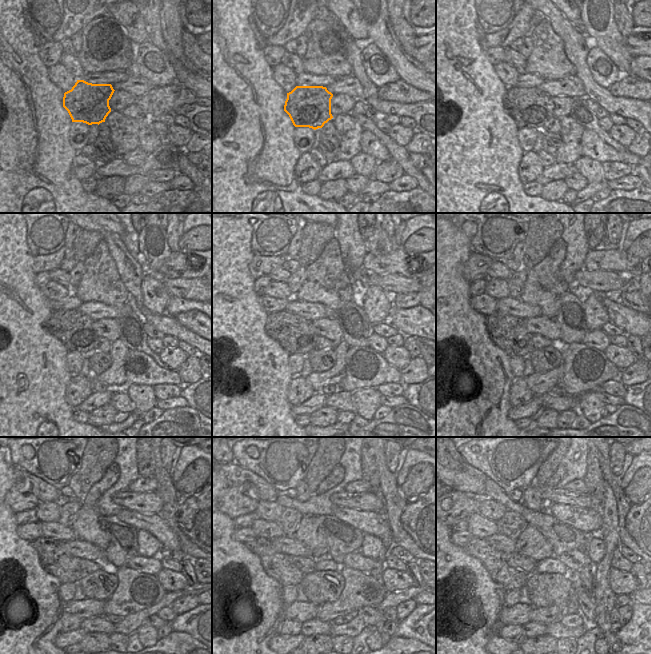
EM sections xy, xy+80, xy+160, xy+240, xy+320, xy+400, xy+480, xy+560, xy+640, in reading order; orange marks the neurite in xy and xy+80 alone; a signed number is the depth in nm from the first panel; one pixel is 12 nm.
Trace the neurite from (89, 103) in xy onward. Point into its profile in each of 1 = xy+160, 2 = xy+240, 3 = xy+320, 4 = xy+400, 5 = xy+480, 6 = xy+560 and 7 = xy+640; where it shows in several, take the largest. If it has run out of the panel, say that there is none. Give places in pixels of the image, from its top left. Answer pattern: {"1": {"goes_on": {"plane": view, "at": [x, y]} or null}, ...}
{"1": {"goes_on": {"plane": "xy+160", "at": [530, 107]}}, "2": {"goes_on": {"plane": "xy+240", "at": [78, 332]}}, "3": {"goes_on": {"plane": "xy+320", "at": [296, 334]}}, "4": {"goes_on": {"plane": "xy+400", "at": [509, 333]}}, "5": {"goes_on": {"plane": "xy+480", "at": [58, 562]}}, "6": {"goes_on": {"plane": "xy+560", "at": [277, 565]}}, "7": {"goes_on": {"plane": "xy+640", "at": [509, 578]}}}

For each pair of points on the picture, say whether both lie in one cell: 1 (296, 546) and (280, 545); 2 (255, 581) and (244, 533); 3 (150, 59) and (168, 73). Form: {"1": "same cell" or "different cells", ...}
{"1": "same cell", "2": "different cells", "3": "same cell"}

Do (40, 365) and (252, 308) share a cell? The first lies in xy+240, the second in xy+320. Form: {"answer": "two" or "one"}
{"answer": "one"}

